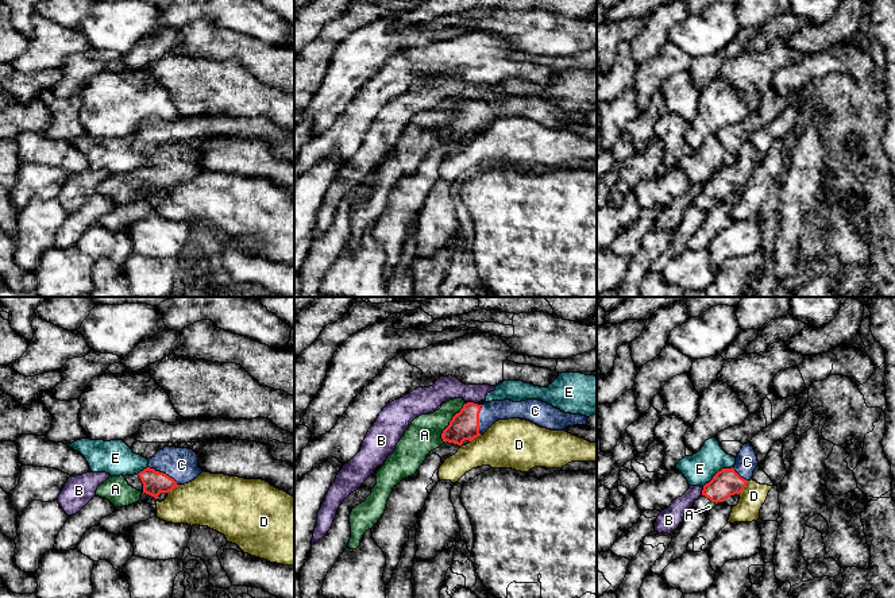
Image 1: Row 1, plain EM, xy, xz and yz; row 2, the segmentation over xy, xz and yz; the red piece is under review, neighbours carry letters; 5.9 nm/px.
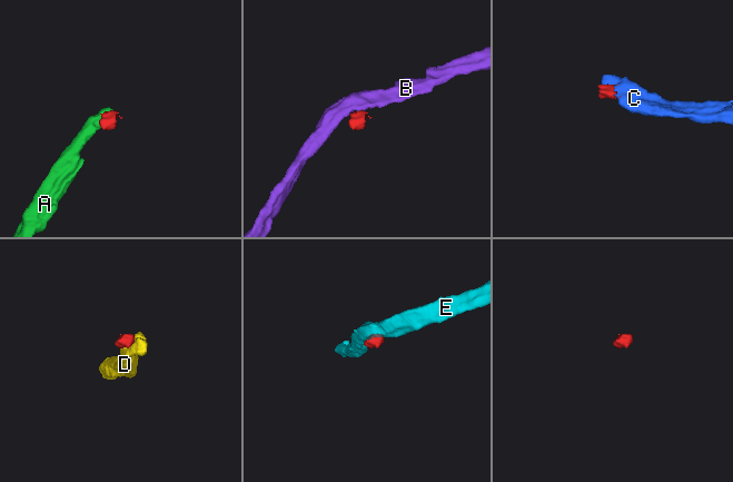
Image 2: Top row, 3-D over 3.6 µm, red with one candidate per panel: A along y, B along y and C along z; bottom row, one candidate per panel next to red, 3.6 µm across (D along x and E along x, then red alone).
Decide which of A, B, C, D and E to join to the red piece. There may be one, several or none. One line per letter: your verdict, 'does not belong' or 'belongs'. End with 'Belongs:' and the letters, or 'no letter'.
A: belongs
B: does not belong
C: belongs
D: does not belong
E: does not belong
Belongs: A, C

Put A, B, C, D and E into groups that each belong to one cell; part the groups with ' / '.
A C / B / D / E

